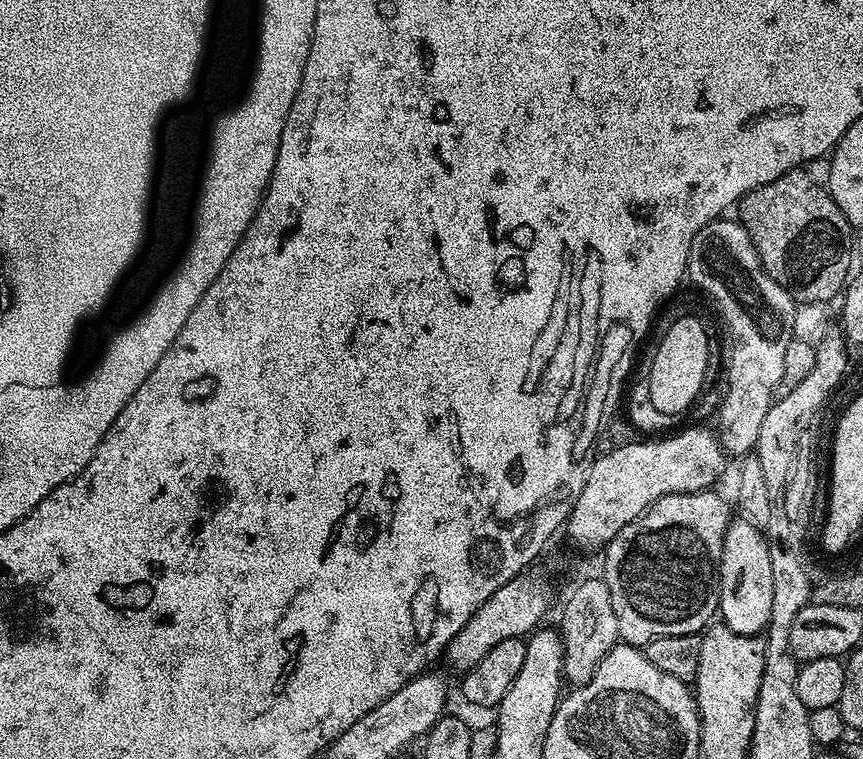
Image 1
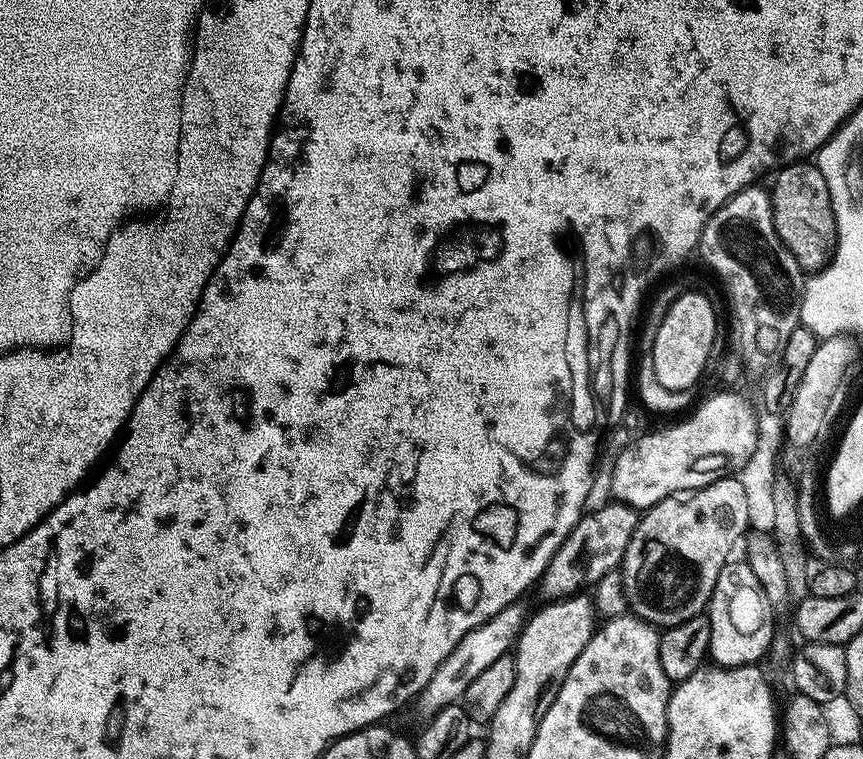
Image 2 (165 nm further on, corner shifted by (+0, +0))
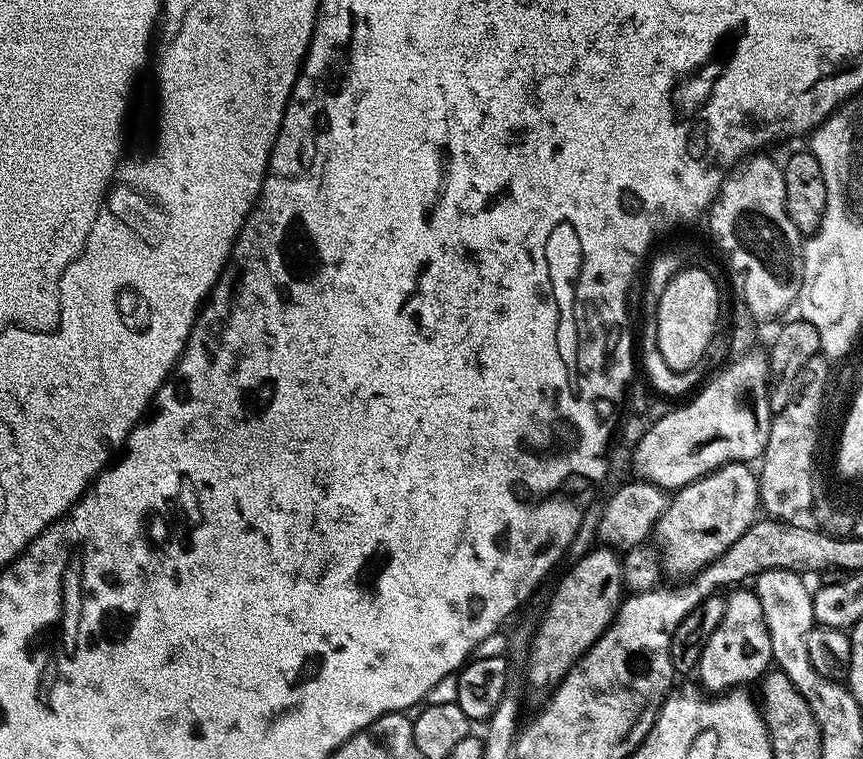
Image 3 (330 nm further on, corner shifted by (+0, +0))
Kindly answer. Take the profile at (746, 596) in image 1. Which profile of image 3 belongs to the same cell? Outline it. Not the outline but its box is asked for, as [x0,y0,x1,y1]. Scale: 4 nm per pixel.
[698,586,772,694]

